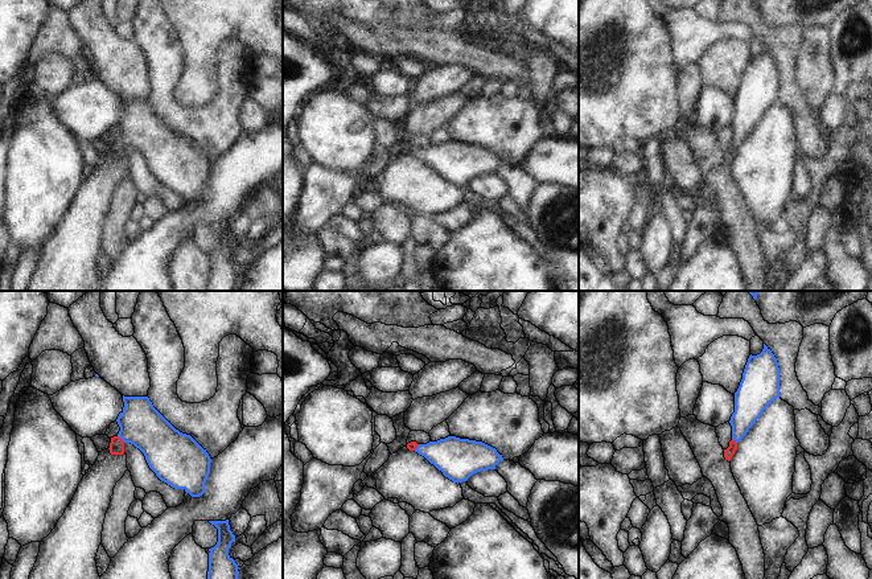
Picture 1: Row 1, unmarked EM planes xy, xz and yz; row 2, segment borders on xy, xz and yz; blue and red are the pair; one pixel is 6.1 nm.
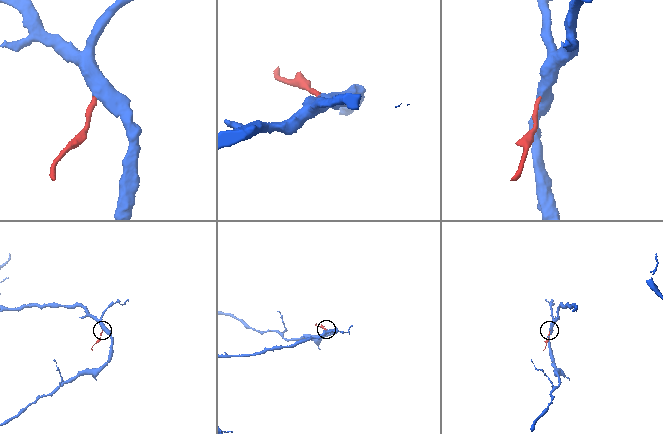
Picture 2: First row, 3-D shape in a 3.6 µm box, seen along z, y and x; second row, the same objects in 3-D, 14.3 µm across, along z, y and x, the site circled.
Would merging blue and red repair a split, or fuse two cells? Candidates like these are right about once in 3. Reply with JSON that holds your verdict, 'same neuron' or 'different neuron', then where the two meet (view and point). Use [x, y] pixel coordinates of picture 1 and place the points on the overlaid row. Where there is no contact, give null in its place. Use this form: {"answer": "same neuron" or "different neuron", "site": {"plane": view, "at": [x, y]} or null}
{"answer": "same neuron", "site": {"plane": "xy", "at": [122, 439]}}

